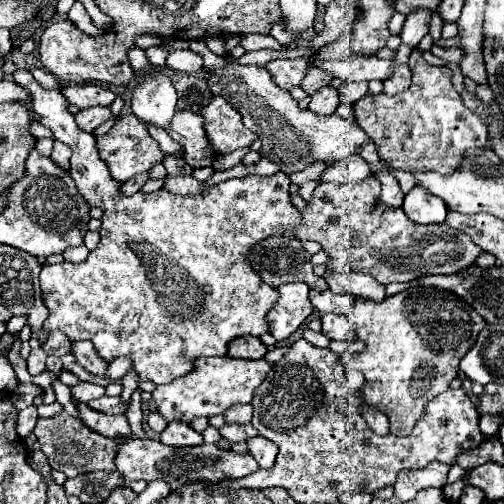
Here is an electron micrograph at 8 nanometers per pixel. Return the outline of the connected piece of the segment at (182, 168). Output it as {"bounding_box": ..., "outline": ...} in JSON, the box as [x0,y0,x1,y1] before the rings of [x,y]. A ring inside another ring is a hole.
{"bounding_box":[162,155,192,176],"outline":[[[167,155],[162,163],[169,176],[185,176],[192,173],[192,168],[182,158]]]}

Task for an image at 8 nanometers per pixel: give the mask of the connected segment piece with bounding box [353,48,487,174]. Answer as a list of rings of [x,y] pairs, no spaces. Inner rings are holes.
[[[415,48],[409,57],[408,66],[412,73],[411,86],[399,96],[387,94],[367,94],[353,104],[357,124],[371,132],[379,150],[399,158],[387,160],[393,168],[405,172],[435,170],[441,174],[451,174],[459,164],[467,148],[487,146],[487,126],[467,112],[461,94],[451,84],[449,66],[431,66],[425,62],[423,52]]]

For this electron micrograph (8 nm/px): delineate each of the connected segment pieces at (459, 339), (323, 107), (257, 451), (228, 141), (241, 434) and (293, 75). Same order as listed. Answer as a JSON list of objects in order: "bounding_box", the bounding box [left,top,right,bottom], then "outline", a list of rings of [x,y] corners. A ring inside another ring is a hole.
[{"bounding_box":[351,286,485,436],"outline":[[[419,286],[403,290],[399,294],[387,296],[383,302],[373,302],[369,298],[355,298],[355,308],[351,312],[351,322],[357,338],[367,346],[363,352],[355,354],[351,368],[363,372],[363,396],[365,402],[389,418],[389,434],[409,436],[415,418],[421,416],[425,402],[449,388],[451,380],[459,372],[459,360],[475,344],[477,334],[485,326],[485,320],[459,296],[441,288]]]},{"bounding_box":[309,86,339,114],"outline":[[[323,86],[319,88],[313,96],[311,96],[311,102],[309,102],[309,108],[317,114],[335,114],[335,106],[339,102],[339,94],[337,94],[337,88],[333,86]]]},{"bounding_box":[247,436,277,468],"outline":[[[253,436],[247,440],[247,448],[261,468],[271,468],[277,456],[277,444],[267,440],[265,436]]]},{"bounding_box":[201,96,257,154],"outline":[[[221,96],[213,98],[211,104],[203,108],[201,116],[205,118],[205,128],[219,154],[251,146],[257,140],[255,132],[243,126],[239,112]]]},{"bounding_box":[221,424,247,442],"outline":[[[225,424],[221,430],[221,436],[229,442],[245,442],[247,440],[247,434],[245,434],[245,428],[241,424]]]},{"bounding_box":[265,58,307,88],"outline":[[[295,58],[295,60],[273,60],[269,62],[265,68],[271,72],[273,80],[281,86],[281,88],[293,88],[297,84],[301,84],[305,72],[307,72],[307,60],[305,58]]]}]

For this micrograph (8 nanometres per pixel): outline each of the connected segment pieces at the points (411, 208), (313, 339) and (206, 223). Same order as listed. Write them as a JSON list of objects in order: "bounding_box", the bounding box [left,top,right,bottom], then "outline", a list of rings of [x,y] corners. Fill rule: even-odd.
[{"bounding_box":[403,186,447,224],"outline":[[[415,186],[403,202],[407,218],[415,224],[441,224],[447,214],[447,206],[441,198],[431,196],[427,190]]]},{"bounding_box":[303,328,331,346],"outline":[[[309,328],[303,332],[303,338],[315,346],[329,346],[331,344],[331,340],[327,340],[327,336],[323,336],[321,332],[313,332]]]},{"bounding_box":[13,70,301,384],"outline":[[[17,70],[13,80],[29,90],[33,114],[53,136],[73,148],[71,178],[79,192],[91,200],[91,206],[105,210],[101,218],[101,242],[89,252],[83,264],[47,264],[41,270],[43,302],[49,310],[45,320],[47,332],[63,332],[69,340],[91,340],[101,358],[111,362],[119,356],[129,356],[141,380],[167,384],[177,376],[191,372],[193,358],[223,356],[227,344],[235,336],[261,336],[269,332],[267,314],[279,300],[279,292],[265,284],[249,264],[249,254],[255,244],[269,236],[293,236],[301,224],[301,212],[289,198],[289,178],[283,172],[273,176],[245,176],[225,180],[205,192],[205,196],[179,196],[169,190],[151,194],[137,192],[125,196],[107,164],[101,160],[95,136],[83,132],[75,116],[69,112],[69,102],[59,88],[43,88],[29,70]]]}]

